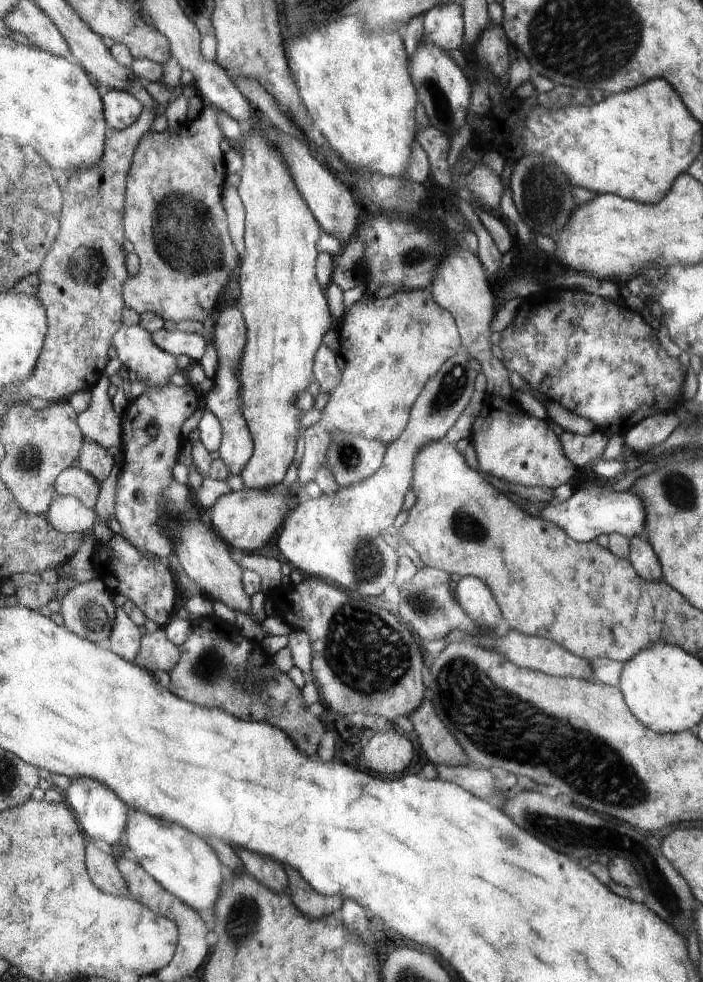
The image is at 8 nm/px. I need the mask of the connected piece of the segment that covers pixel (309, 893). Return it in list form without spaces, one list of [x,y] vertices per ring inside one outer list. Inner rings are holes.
[[[288,864],[284,865],[289,884],[287,892],[292,894],[292,900],[296,908],[308,916],[308,918],[322,918],[328,914],[334,914],[338,908],[342,908],[343,898],[337,896],[336,900],[318,894],[303,878]]]

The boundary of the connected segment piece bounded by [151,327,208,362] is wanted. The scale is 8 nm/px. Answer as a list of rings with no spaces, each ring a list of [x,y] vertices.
[[[165,327],[152,333],[151,338],[158,348],[173,354],[175,357],[178,354],[186,354],[195,362],[200,361],[208,345],[200,333],[179,330],[170,332]]]

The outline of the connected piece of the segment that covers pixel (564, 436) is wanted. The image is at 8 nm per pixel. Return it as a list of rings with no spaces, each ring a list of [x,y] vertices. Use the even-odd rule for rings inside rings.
[[[593,430],[590,435],[562,431],[558,438],[563,454],[574,466],[588,466],[601,458],[608,437],[608,433]]]

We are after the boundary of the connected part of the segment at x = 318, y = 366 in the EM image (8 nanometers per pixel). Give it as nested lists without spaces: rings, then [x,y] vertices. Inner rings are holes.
[[[321,343],[313,358],[312,376],[319,384],[322,393],[330,394],[341,381],[341,370],[336,363],[337,354]]]

